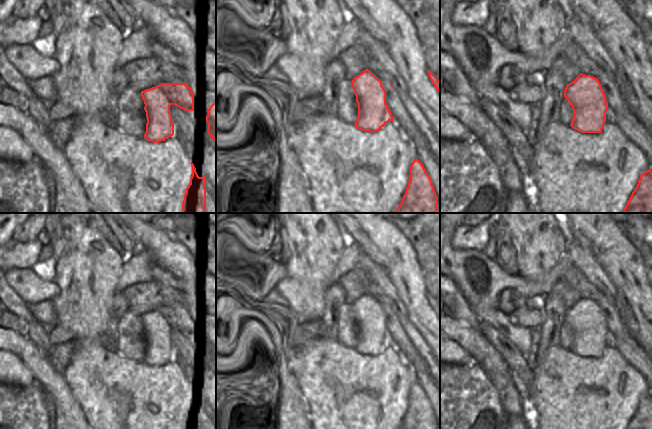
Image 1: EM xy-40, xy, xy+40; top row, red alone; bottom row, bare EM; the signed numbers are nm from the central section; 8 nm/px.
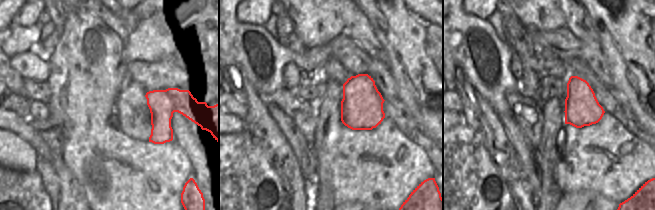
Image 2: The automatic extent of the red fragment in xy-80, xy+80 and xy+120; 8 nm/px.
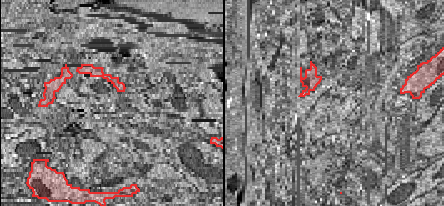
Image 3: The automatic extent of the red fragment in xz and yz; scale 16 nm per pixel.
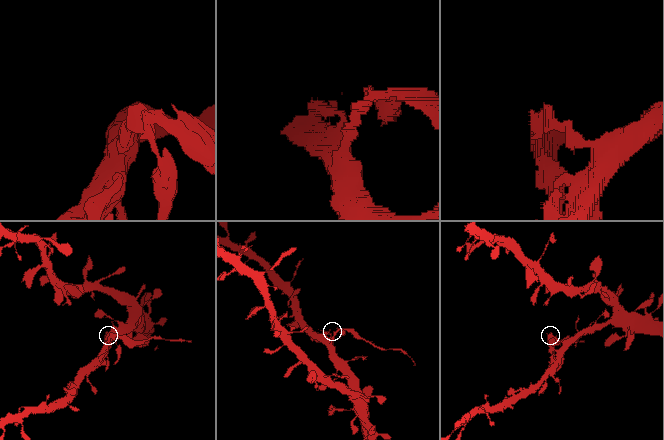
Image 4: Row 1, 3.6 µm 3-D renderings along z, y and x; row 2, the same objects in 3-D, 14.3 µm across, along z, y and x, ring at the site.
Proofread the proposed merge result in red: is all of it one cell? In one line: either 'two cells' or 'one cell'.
two cells

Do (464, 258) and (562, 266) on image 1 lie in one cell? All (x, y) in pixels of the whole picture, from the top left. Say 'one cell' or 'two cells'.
one cell

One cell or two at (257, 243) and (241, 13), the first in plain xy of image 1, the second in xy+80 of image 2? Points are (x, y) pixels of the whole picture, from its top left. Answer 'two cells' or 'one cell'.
one cell

